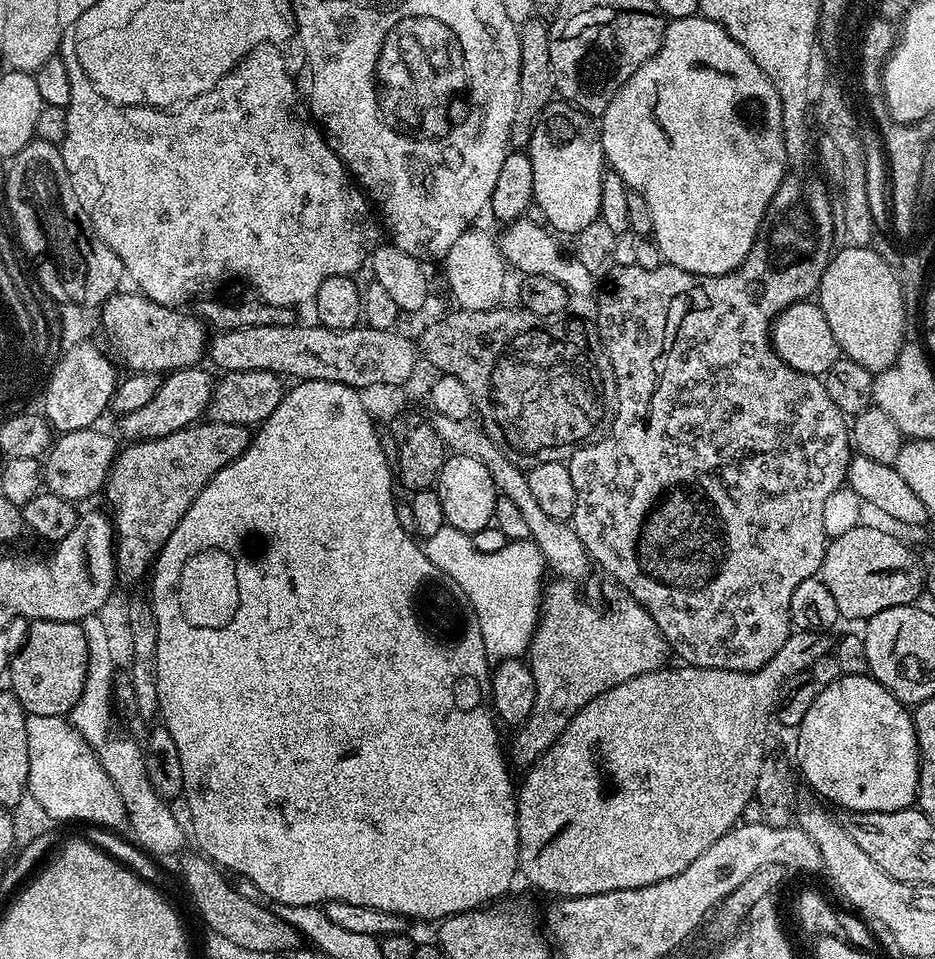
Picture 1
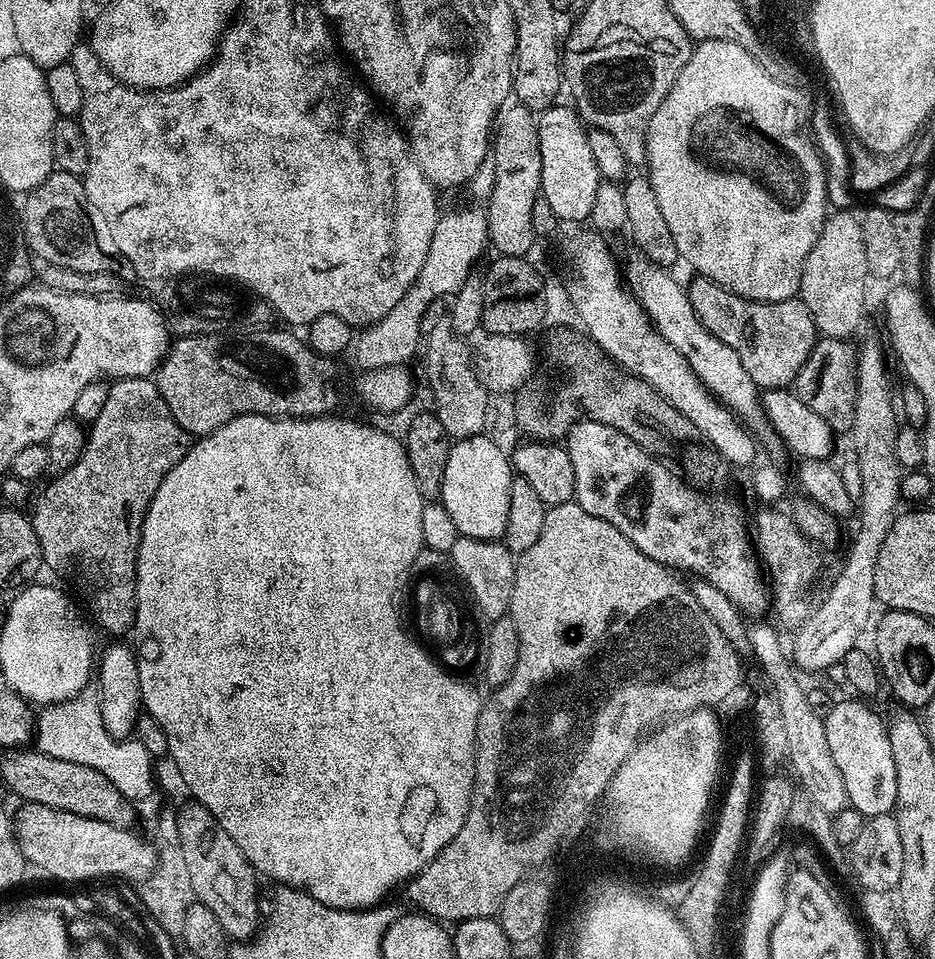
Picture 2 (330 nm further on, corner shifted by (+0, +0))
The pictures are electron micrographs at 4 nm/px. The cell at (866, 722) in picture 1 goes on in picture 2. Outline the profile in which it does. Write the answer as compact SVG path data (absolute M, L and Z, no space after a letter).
M859 699L844 700L841 704L833 703L827 709L823 717L826 730L826 743L830 746L831 757L834 758L834 766L842 774L842 782L845 783L848 803L856 808L865 818L870 816L887 816L896 807L896 791L898 782L894 778L894 757L890 755L890 738L885 721L872 708L867 708L867 703Z

